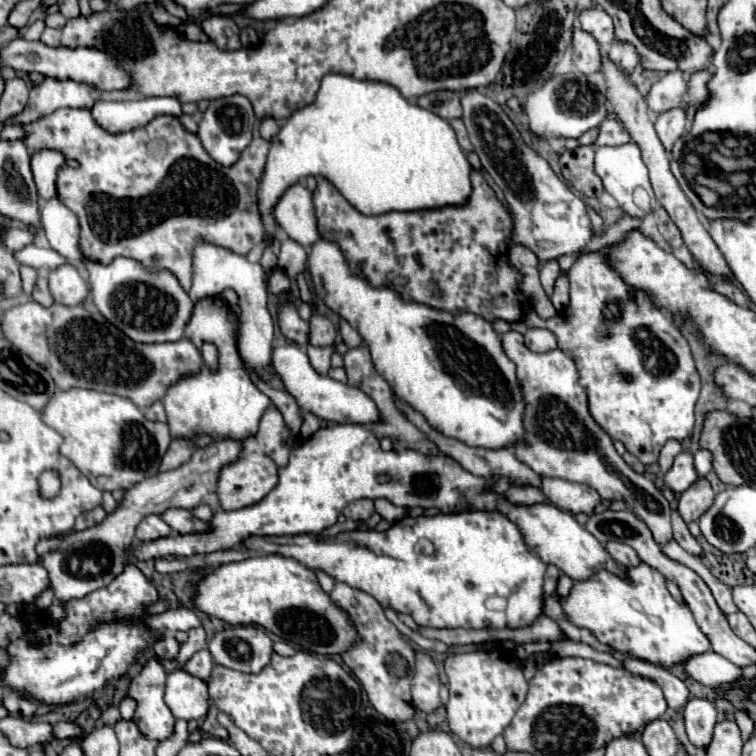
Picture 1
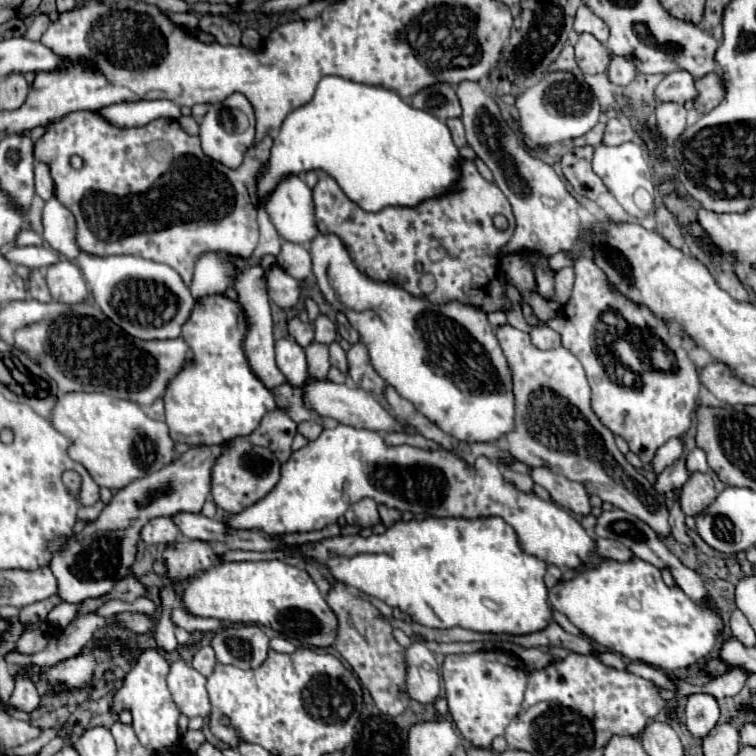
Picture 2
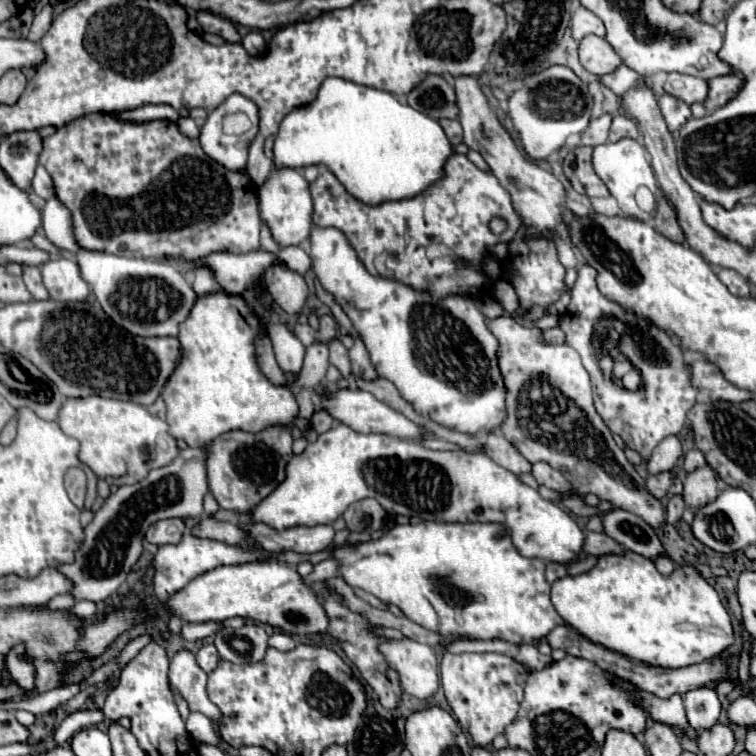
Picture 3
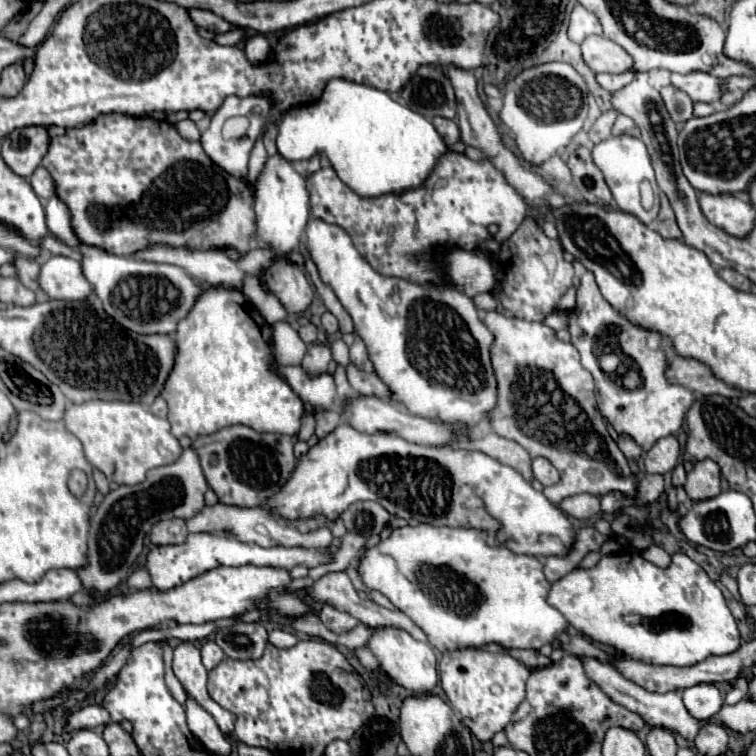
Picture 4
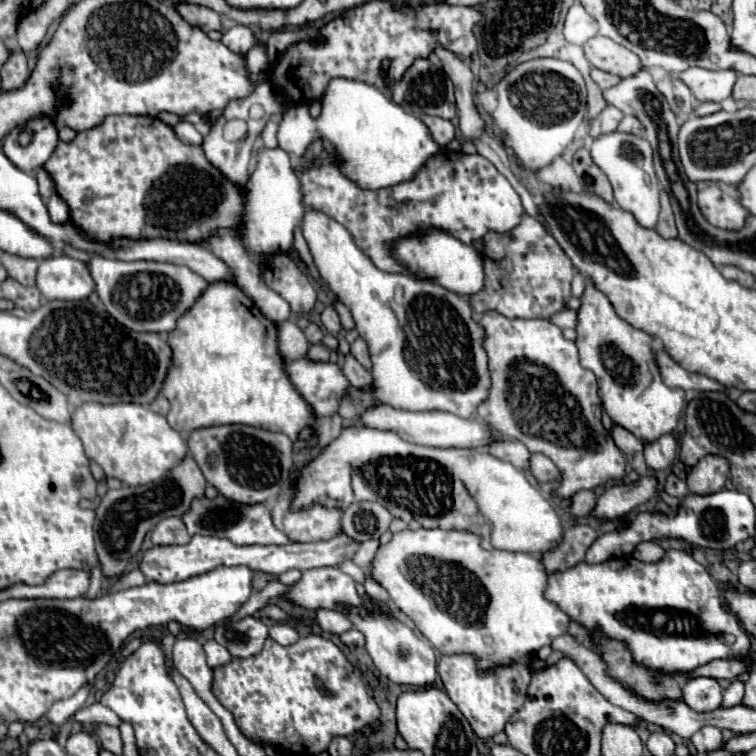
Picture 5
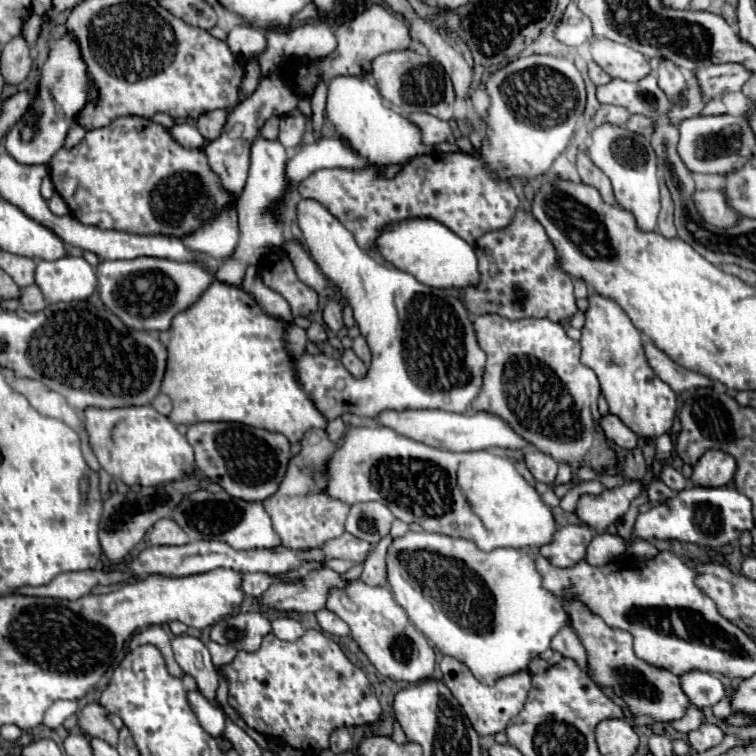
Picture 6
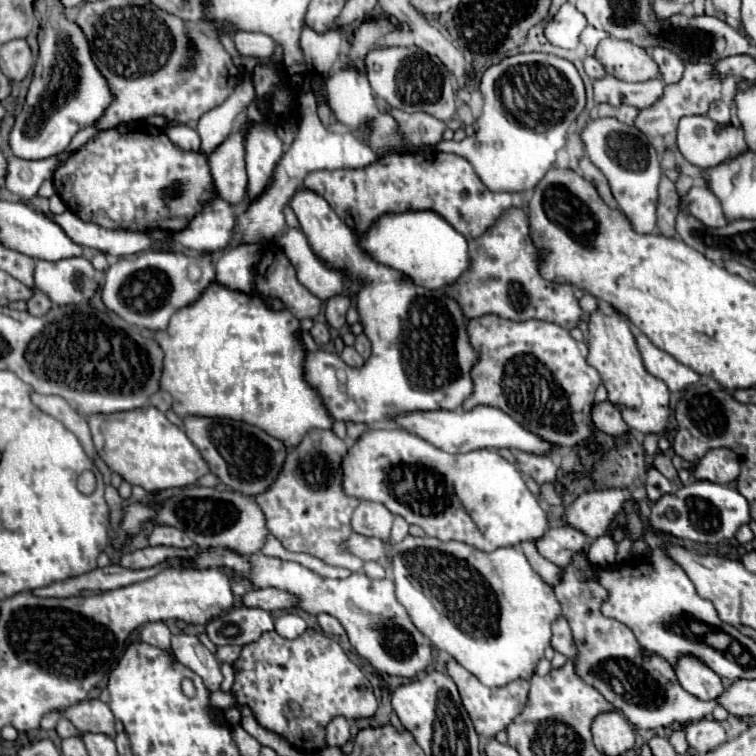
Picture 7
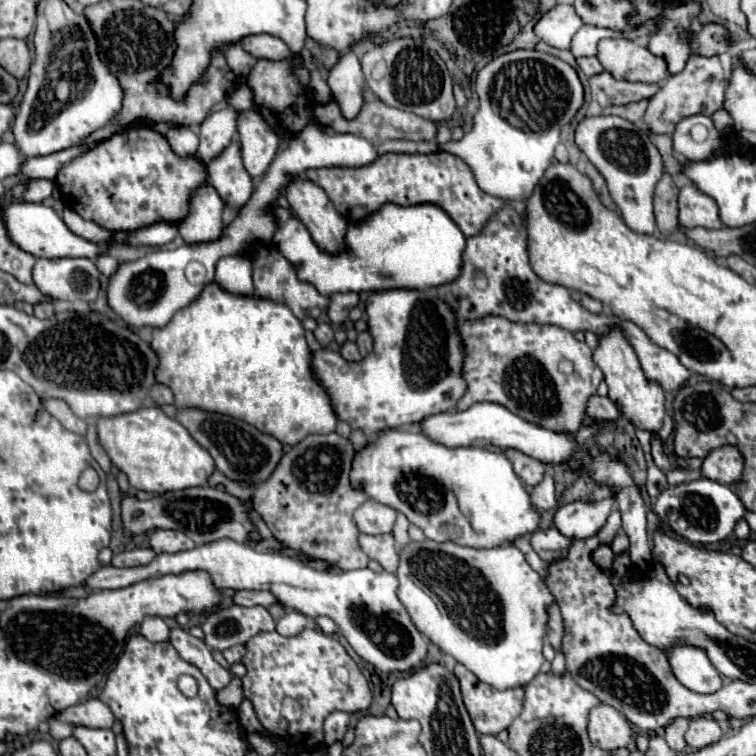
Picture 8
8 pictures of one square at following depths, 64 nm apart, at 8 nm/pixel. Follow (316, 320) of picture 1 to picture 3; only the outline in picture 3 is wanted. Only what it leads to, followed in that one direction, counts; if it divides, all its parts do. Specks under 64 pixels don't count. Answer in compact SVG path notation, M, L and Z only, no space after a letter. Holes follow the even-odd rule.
M322 316L320 318L320 340L330 342L338 334L338 324L332 316Z

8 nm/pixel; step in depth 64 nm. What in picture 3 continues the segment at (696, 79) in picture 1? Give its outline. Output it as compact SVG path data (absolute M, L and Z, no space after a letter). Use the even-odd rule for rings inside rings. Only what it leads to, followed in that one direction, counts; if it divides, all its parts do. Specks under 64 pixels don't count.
M740 74L720 76L720 78L710 80L710 96L704 102L704 106L708 108L708 112L724 106L728 100L732 100L740 92L742 86L744 86L744 76L740 76Z

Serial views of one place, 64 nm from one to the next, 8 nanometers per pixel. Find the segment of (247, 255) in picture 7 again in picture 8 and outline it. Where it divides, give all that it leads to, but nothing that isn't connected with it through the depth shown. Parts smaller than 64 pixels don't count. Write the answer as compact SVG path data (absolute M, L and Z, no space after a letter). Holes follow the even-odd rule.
M226 256L220 258L216 264L216 278L214 282L226 292L234 292L240 296L252 296L252 272L250 272L250 258L244 256Z

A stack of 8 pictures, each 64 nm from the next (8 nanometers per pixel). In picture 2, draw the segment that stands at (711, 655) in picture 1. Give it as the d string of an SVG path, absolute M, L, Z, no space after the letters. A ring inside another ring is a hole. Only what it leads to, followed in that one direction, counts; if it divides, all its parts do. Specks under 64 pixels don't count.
M708 660L704 672L710 674L710 676L722 676L722 674L728 672L728 664L722 662L722 660Z

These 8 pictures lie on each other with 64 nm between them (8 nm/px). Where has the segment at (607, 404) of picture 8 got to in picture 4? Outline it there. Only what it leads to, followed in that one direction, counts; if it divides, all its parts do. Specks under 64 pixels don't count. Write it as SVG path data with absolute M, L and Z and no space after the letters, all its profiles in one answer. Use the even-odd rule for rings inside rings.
M626 434L618 436L618 448L624 452L626 458L632 458L632 460L636 460L638 456L642 456L642 448L630 436L626 436Z

